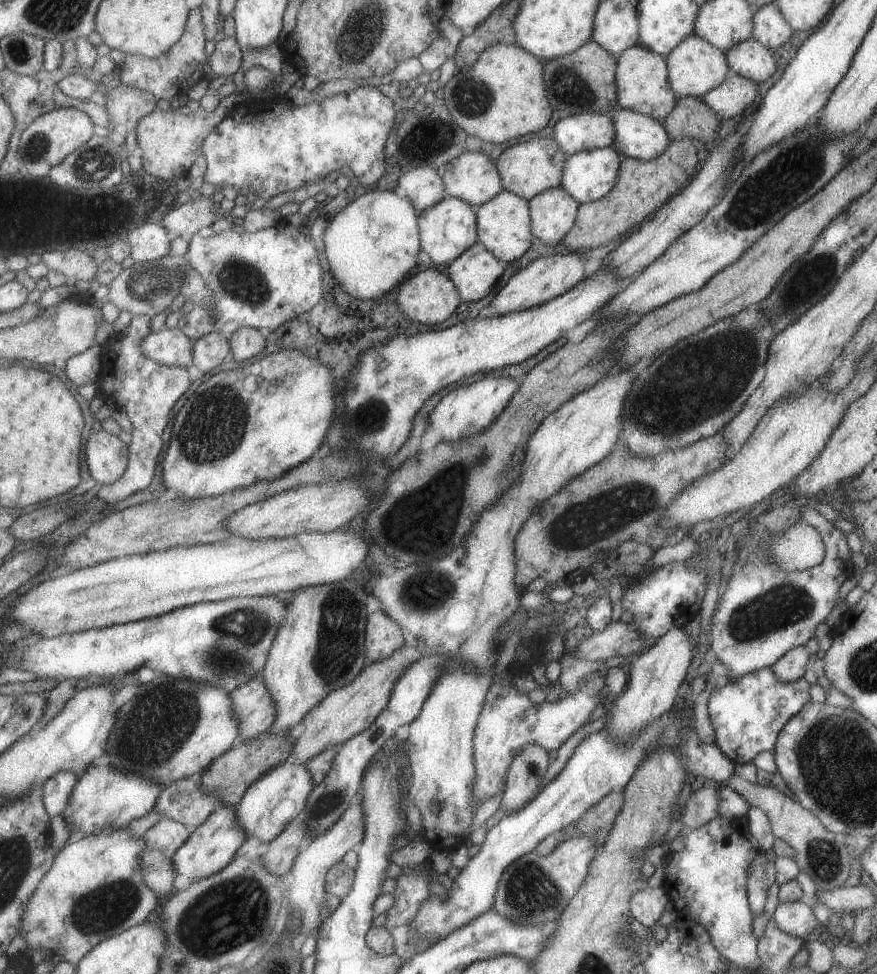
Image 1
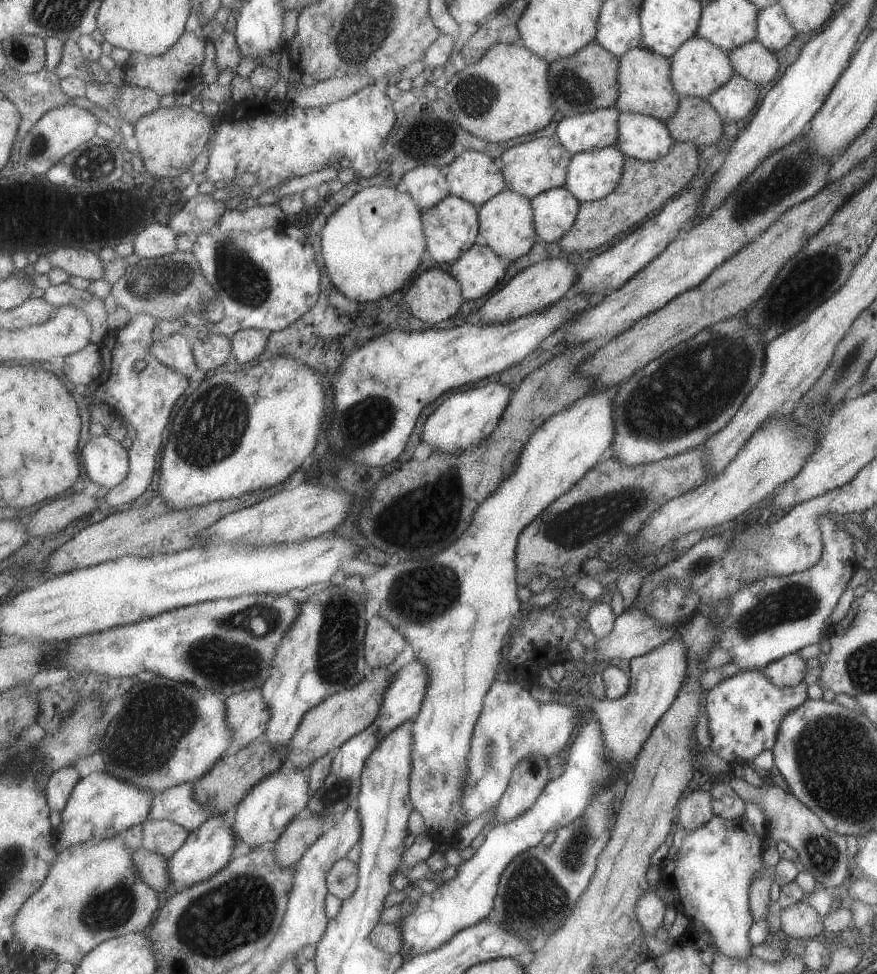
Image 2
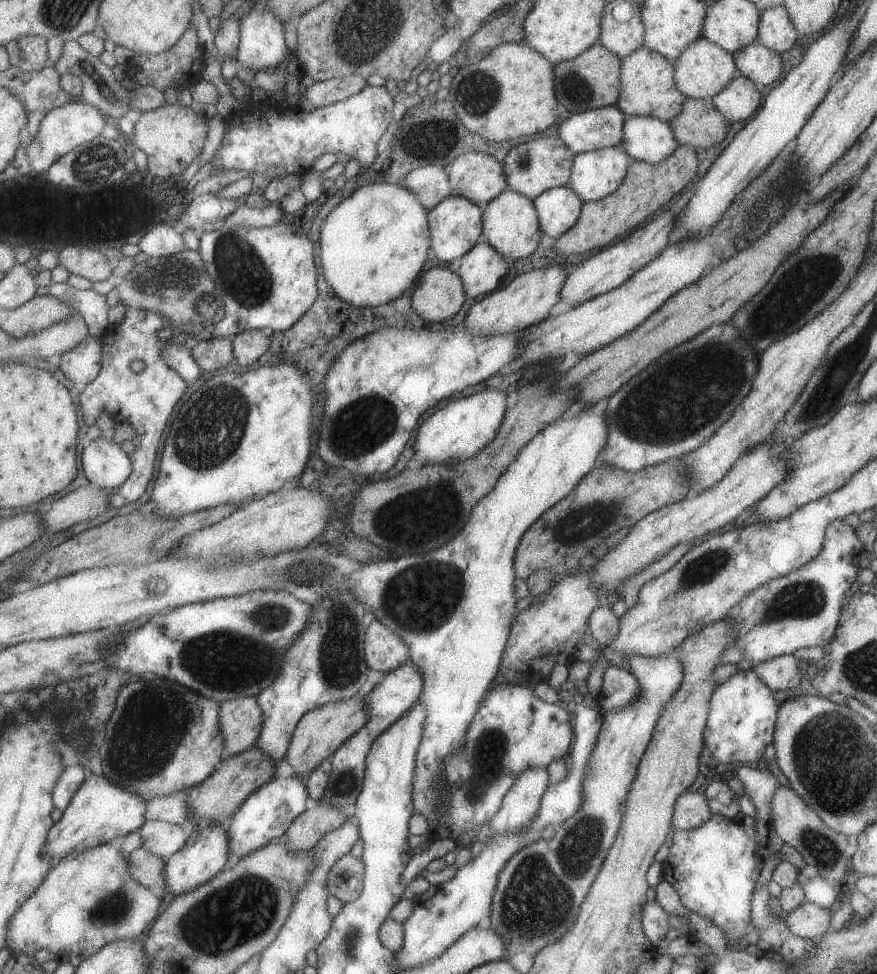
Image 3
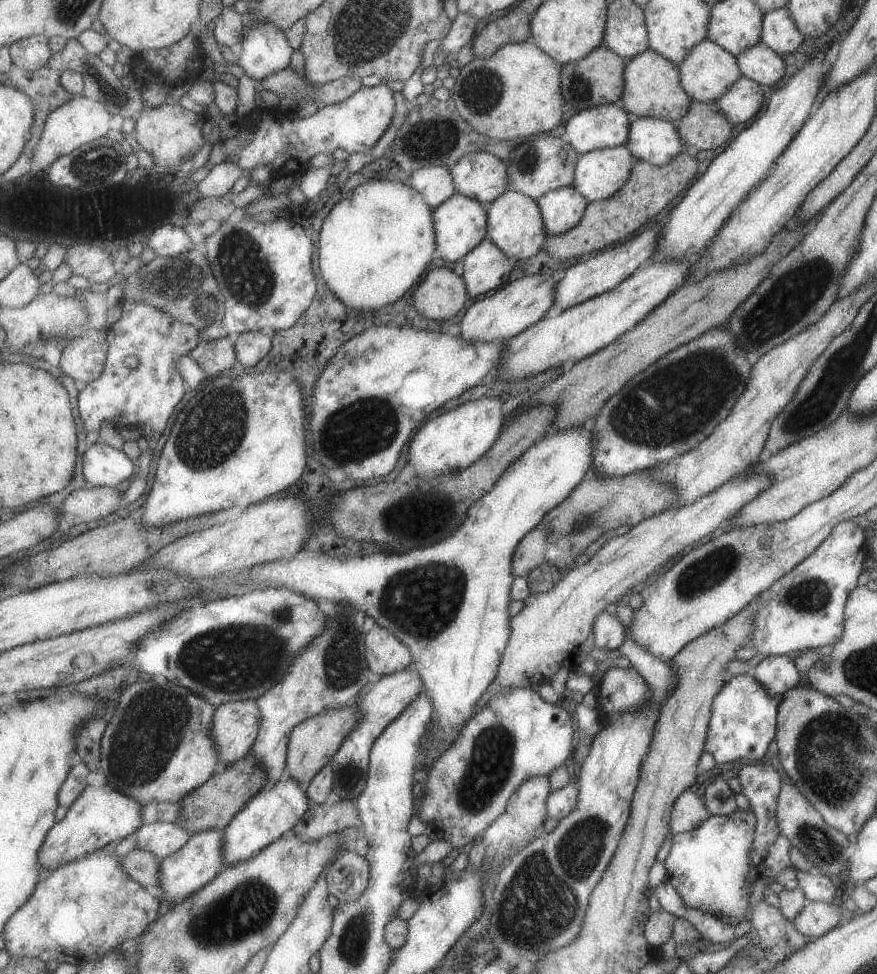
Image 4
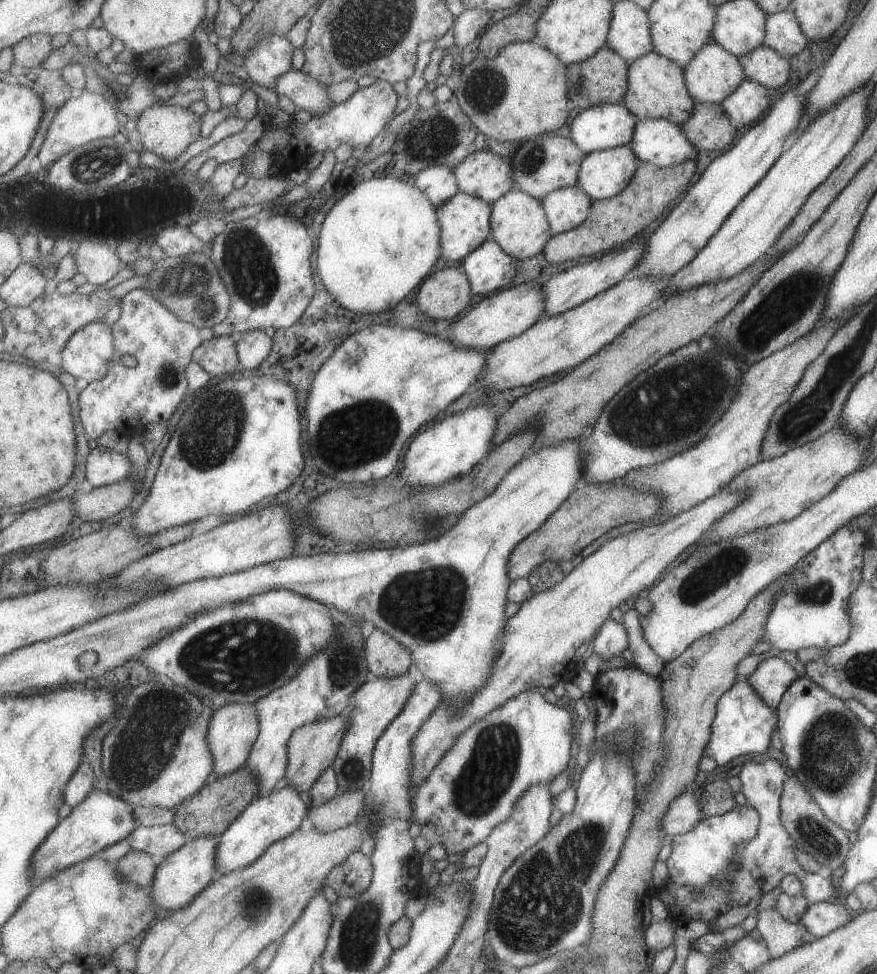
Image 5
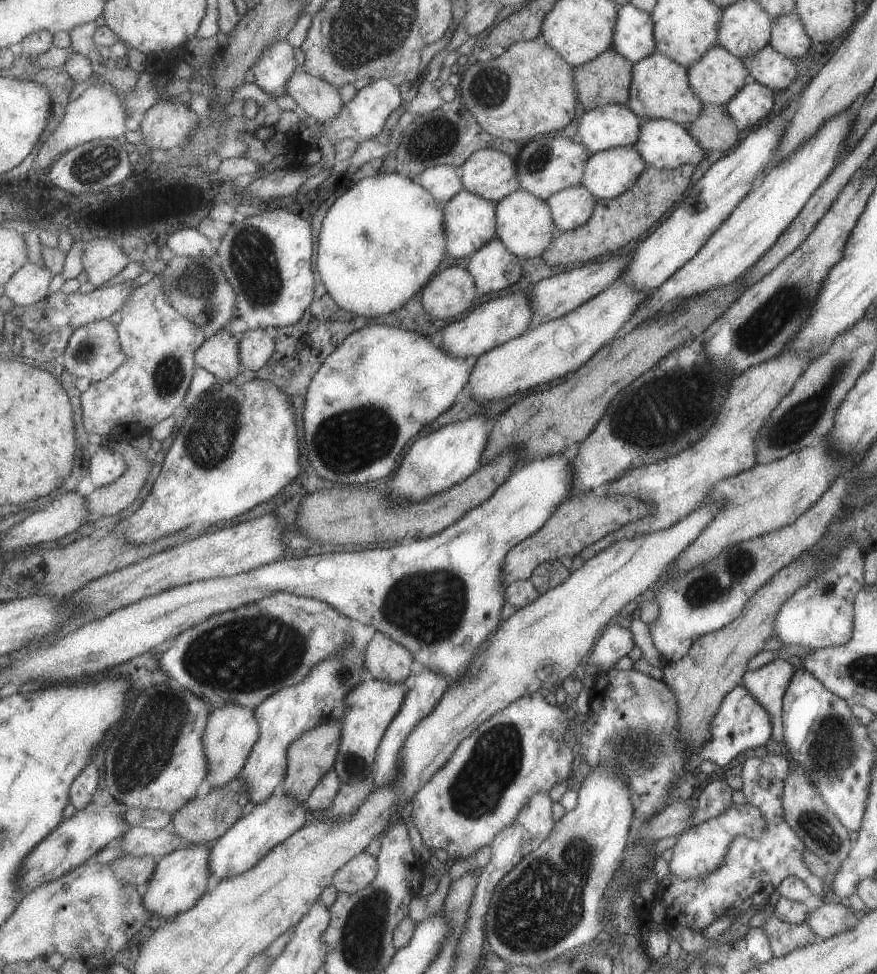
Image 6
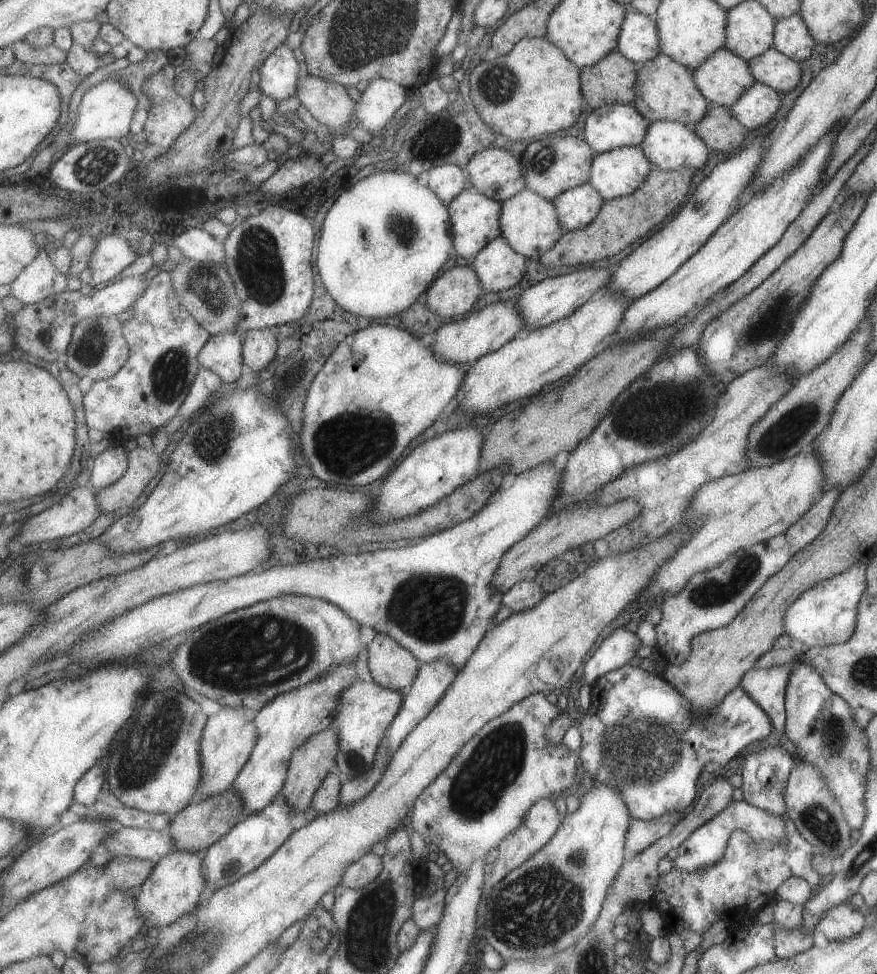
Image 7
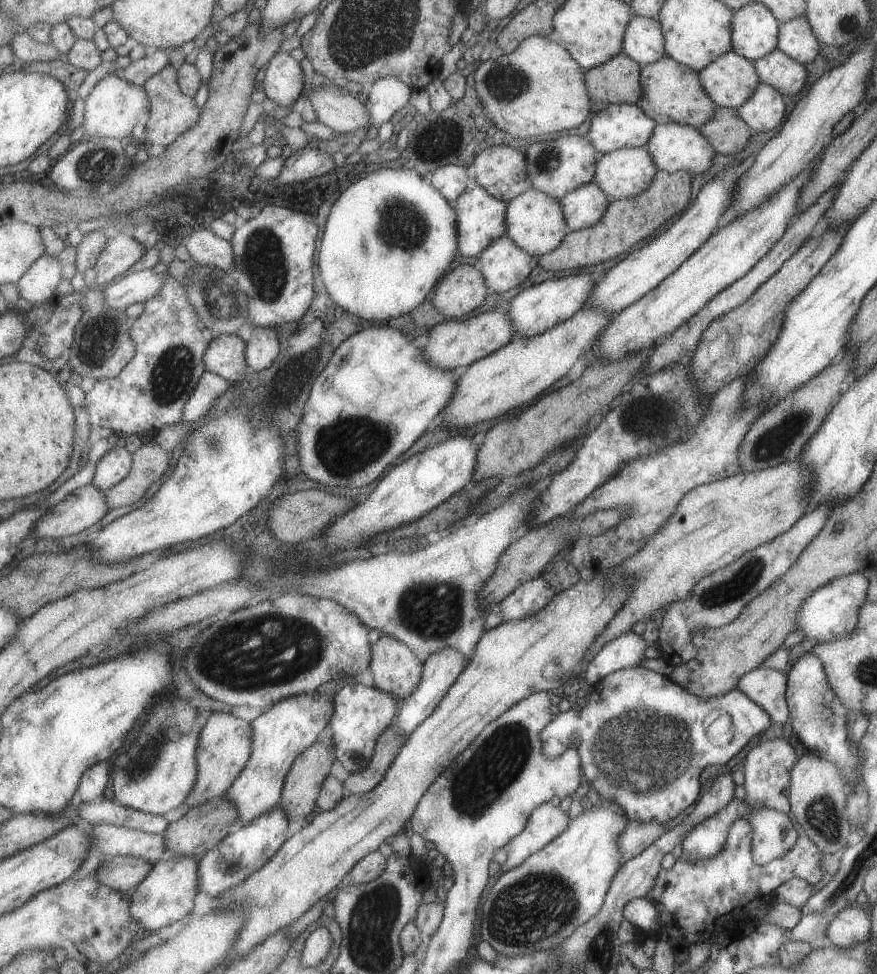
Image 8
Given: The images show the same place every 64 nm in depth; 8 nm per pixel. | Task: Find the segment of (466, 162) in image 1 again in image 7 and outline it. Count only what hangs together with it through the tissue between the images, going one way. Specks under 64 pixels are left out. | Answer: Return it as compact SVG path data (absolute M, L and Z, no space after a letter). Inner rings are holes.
M503 147L477 153L467 169L469 185L502 203L528 188L522 157Z

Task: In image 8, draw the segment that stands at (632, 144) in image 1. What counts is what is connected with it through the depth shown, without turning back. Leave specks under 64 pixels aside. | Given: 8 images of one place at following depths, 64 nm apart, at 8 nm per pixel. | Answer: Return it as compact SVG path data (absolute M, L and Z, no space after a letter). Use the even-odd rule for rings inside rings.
M671 121L656 123L655 128L651 131L648 144L643 147L648 150L658 170L667 171L668 173L687 171L692 176L705 172L711 166L716 154L699 129Z

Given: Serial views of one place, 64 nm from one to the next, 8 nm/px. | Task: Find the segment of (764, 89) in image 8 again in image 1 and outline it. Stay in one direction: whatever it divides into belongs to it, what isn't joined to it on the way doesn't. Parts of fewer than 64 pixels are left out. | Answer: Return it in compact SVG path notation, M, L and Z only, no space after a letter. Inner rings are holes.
M729 71L725 80L702 97L703 103L718 121L737 118L743 114L757 96L757 84Z

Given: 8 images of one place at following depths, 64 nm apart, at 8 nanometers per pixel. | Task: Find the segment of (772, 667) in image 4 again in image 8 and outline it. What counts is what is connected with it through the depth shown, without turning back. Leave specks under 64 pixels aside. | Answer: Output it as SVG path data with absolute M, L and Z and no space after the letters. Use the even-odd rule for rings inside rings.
M759 666L742 674L738 678L736 688L769 715L772 727L777 726L779 730L779 726L787 720L787 687L783 671Z

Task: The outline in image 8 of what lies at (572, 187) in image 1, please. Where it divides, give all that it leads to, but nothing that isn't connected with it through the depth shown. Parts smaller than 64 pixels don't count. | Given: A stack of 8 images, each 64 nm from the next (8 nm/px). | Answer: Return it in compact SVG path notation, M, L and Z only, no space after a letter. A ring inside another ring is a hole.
M625 147L599 154L593 182L605 191L609 200L636 197L648 188L658 168L645 147Z

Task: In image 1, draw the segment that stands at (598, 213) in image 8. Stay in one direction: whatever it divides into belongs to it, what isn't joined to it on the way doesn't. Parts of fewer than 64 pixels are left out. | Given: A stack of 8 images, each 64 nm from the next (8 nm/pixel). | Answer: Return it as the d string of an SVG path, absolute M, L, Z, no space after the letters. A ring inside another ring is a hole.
M562 187L537 194L530 206L533 236L548 246L564 241L576 226L580 203Z

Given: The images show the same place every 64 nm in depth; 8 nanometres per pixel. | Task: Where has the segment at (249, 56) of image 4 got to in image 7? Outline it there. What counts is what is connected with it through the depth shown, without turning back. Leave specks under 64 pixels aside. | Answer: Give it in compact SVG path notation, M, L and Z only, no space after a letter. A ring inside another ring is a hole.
M286 44L281 45L260 68L259 87L277 103L290 99L298 93L301 64L295 52Z

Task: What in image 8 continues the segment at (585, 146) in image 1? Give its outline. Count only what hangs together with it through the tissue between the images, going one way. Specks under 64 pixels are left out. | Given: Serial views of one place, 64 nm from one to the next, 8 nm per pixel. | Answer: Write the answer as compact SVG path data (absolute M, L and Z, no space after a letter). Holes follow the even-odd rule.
M629 103L609 105L590 120L585 137L599 154L625 147L643 147L656 122L640 107Z

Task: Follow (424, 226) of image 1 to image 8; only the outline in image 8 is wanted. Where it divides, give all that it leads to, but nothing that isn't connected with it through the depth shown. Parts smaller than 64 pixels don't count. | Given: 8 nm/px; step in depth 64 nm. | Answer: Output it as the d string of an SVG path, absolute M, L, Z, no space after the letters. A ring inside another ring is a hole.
M473 178L469 188L455 203L460 230L460 252L463 256L479 256L496 240L508 234L508 202L493 196L484 186Z

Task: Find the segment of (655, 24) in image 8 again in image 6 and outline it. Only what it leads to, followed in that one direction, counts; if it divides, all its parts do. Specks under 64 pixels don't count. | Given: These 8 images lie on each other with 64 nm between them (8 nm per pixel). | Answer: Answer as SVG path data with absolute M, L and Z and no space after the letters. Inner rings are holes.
M630 2L619 6L612 48L631 63L655 52L650 14L634 7Z

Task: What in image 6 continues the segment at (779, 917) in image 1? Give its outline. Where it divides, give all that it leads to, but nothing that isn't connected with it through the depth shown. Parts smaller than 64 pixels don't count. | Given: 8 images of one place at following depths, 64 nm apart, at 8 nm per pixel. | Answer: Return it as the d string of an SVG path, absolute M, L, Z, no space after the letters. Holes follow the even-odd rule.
M823 900L821 906L808 914L805 922L815 935L828 939L857 926L858 920L846 903Z

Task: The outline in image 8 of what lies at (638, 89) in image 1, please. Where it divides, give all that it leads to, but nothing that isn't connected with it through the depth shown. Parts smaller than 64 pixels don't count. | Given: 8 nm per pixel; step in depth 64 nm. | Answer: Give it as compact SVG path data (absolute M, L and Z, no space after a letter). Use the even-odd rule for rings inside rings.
M667 55L640 67L640 86L643 88L643 96L636 105L656 123L671 121L699 129L713 118L716 105L702 89L698 71L675 62Z

